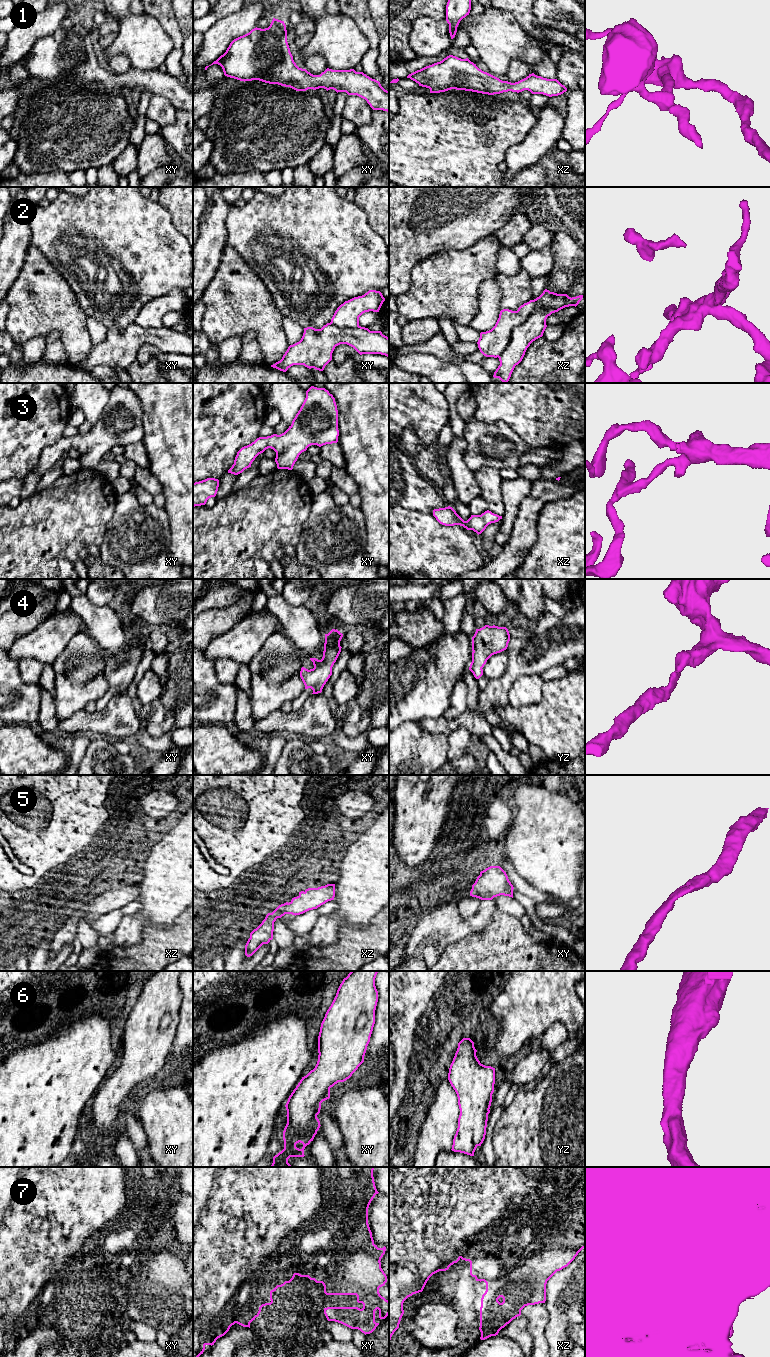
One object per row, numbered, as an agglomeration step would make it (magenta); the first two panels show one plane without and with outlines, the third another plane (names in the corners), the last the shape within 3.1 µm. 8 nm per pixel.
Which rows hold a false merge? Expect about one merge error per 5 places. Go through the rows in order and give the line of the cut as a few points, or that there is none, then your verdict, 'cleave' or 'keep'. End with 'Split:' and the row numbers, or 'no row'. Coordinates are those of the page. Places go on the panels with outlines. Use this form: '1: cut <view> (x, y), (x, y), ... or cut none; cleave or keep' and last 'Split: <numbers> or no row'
1: cut none; keep
2: cut xz (534, 300), (538, 306), (514, 328), (508, 345), (498, 357); cleave
3: cut none; keep
4: cut none; keep
5: cut none; keep
6: cut none; keep
7: cut xz (582, 1247), (546, 1247), (514, 1261), (486, 1249), (460, 1257); cleave
Split: 2, 7

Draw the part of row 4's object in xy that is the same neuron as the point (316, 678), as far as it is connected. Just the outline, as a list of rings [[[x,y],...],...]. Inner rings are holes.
[[[332,629],[328,634],[325,634],[325,643],[323,657],[321,660],[310,658],[313,662],[313,669],[301,668],[300,677],[305,685],[305,689],[311,688],[312,694],[322,692],[322,689],[330,676],[332,675],[332,667],[336,662],[340,652],[340,641],[343,634],[337,629]]]

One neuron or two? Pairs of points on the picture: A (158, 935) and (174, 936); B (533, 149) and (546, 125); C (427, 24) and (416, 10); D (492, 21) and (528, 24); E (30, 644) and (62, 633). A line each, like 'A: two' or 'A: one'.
A: one
B: one
C: two
D: two
E: one

